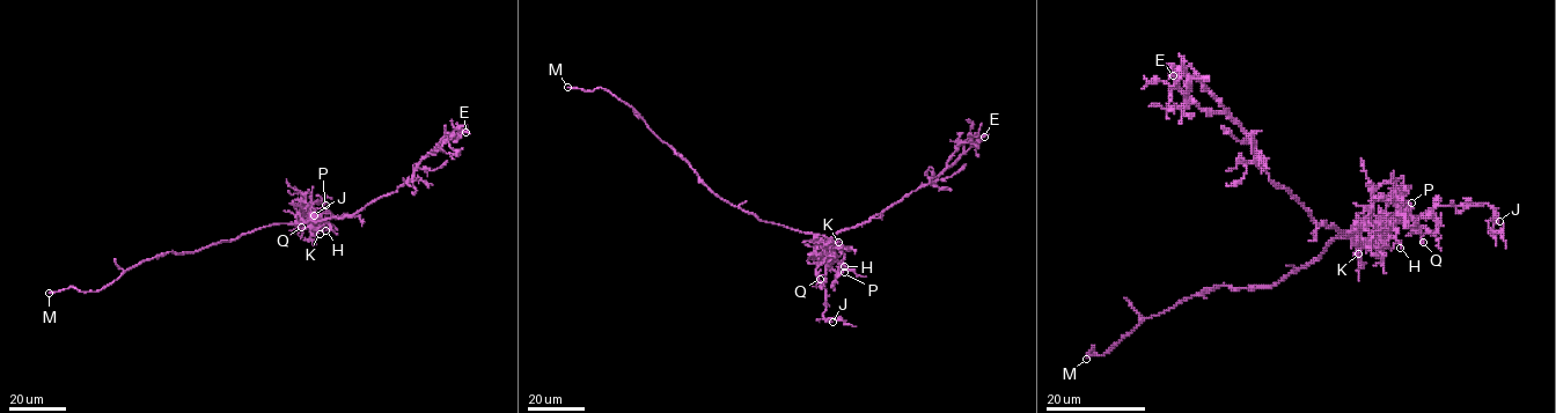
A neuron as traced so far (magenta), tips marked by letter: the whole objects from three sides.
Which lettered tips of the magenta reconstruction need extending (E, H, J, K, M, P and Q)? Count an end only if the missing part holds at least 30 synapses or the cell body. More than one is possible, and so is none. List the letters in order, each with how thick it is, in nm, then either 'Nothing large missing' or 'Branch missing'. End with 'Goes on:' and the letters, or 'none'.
E: Thickness 160 nm. Nothing large missing
H: Thickness 150 nm. Nothing large missing
J: Thickness 340 nm. Nothing large missing
K: Thickness 170 nm. Nothing large missing
M: Thickness 240 nm. Branch missing
P: Thickness 240 nm. Branch missing
Q: Thickness 140 nm. Nothing large missing
Goes on: M, P

